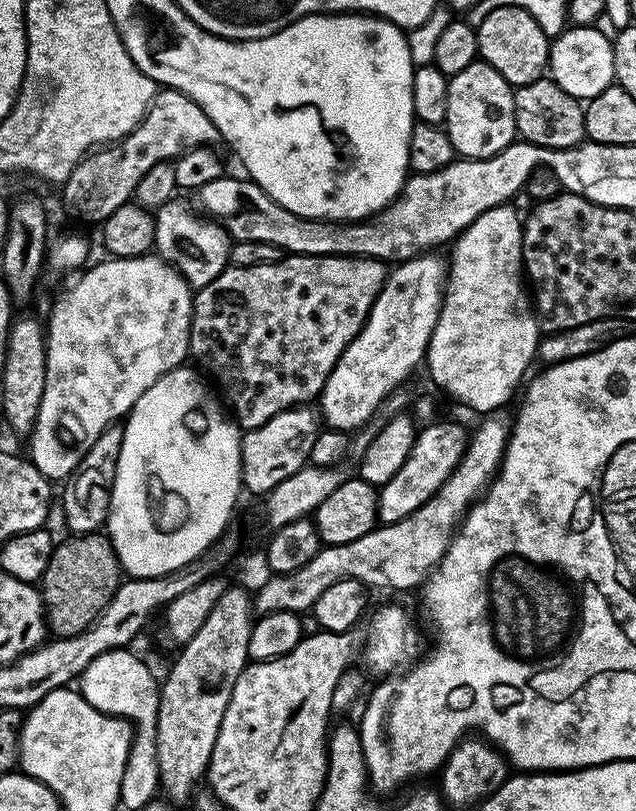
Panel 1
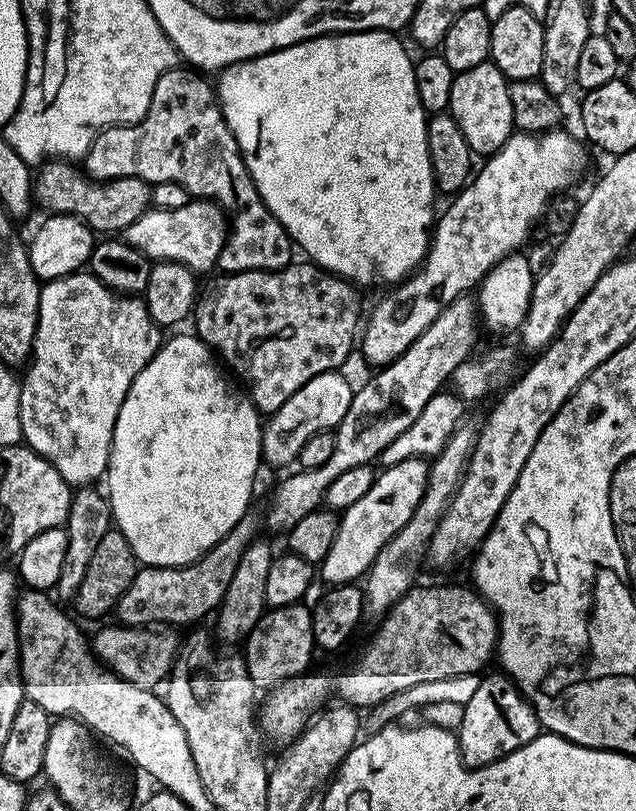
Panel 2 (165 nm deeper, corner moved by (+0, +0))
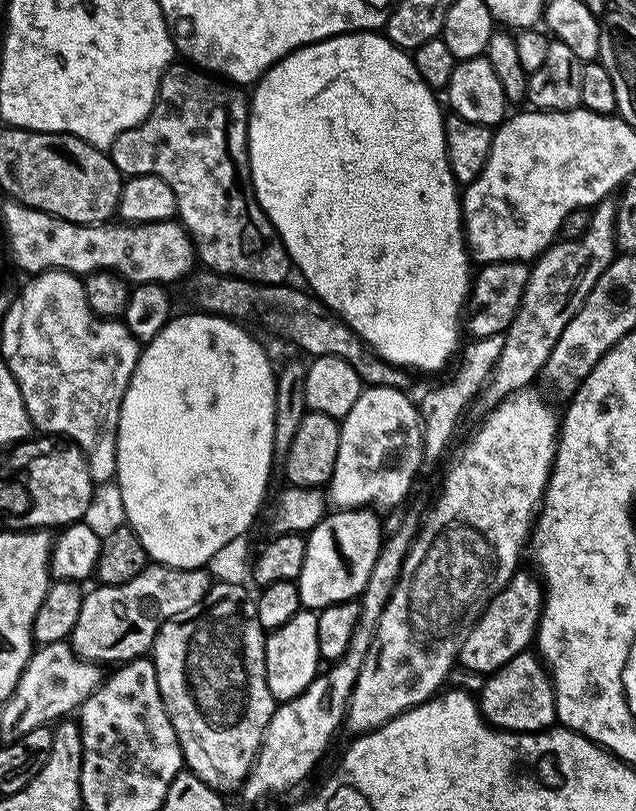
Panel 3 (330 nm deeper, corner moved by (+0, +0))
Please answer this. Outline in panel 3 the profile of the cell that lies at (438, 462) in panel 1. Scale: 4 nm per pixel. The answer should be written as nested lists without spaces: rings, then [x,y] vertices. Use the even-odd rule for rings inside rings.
[[[371,507],[332,510],[322,518],[322,522],[318,522],[318,526],[314,526],[312,532],[307,533],[306,562],[302,562],[302,574],[298,581],[300,602],[305,609],[319,610],[338,602],[354,600],[364,591],[366,582],[370,578],[370,570],[374,570],[380,546],[386,539],[386,531],[384,532],[379,518],[375,515],[379,516]]]

